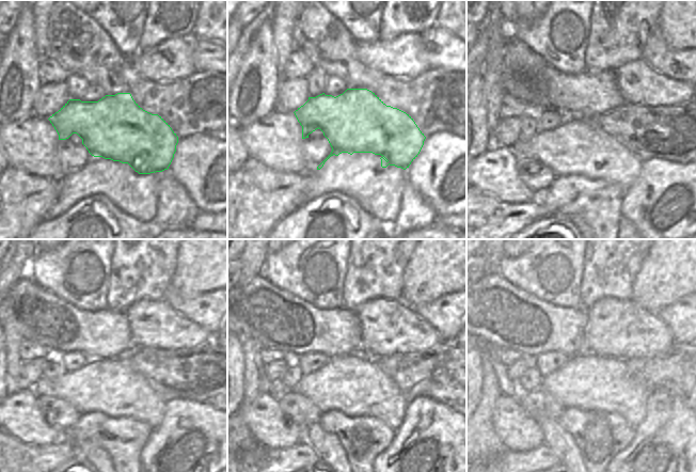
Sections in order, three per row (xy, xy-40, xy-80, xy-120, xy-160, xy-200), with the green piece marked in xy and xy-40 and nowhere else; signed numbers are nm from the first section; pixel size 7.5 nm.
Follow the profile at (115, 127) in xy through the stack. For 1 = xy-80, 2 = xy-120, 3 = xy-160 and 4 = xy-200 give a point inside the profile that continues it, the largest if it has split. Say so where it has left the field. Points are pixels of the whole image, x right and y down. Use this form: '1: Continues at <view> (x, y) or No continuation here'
1: Continues at xy-80 (580, 137)
2: Continues at xy-120 (99, 376)
3: Continues at xy-160 (361, 377)
4: Continues at xy-200 (602, 378).

